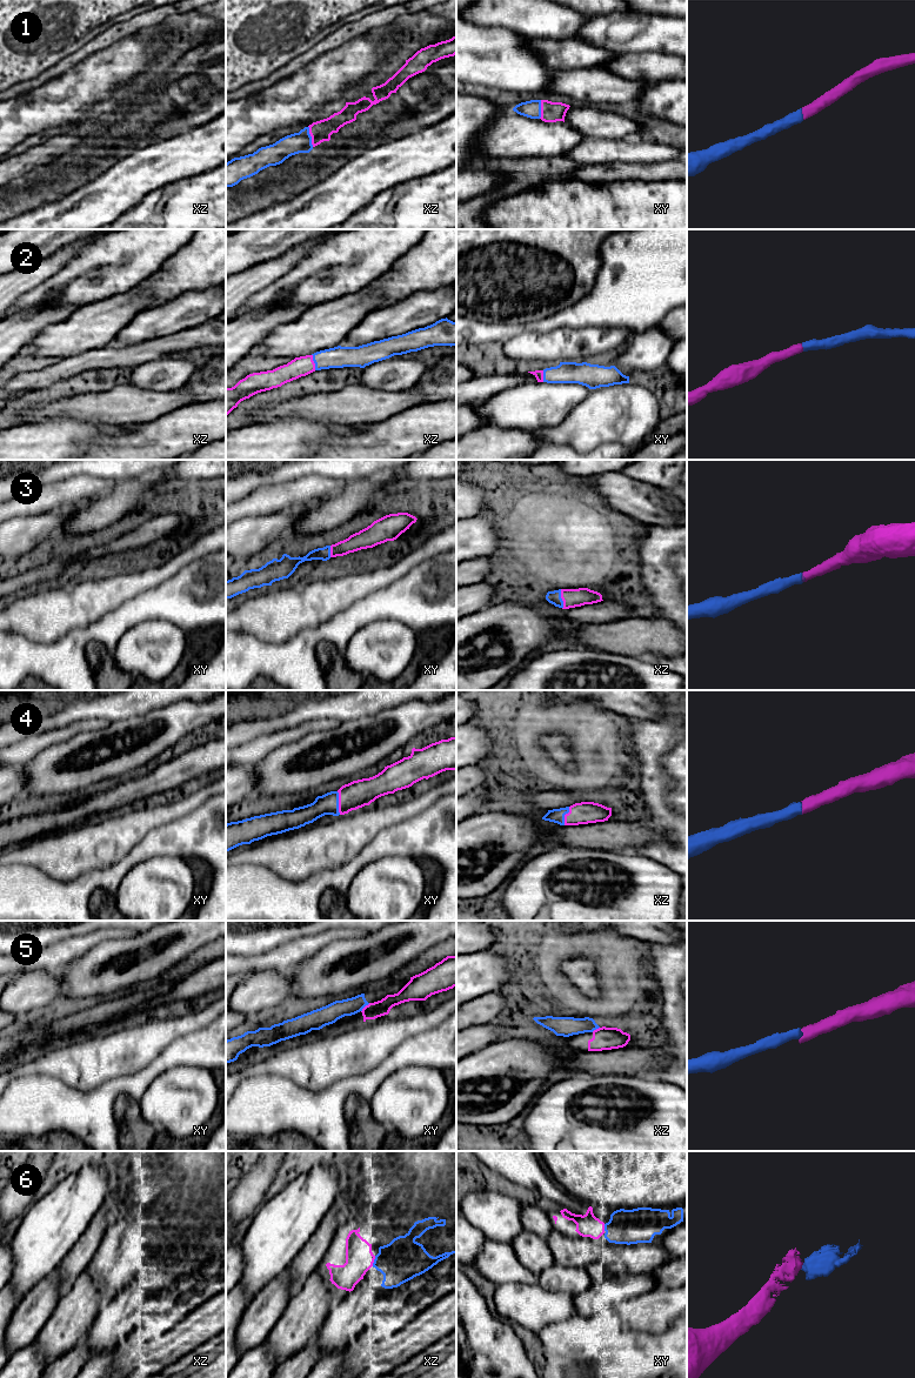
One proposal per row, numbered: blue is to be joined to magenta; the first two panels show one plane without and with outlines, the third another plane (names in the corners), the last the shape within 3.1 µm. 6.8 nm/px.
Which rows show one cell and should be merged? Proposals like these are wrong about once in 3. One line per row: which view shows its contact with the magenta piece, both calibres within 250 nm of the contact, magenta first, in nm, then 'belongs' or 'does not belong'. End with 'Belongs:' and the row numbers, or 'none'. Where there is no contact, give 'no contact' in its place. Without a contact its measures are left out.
1: contact in xz; calibres 140 and 140 nm; belongs
2: contact in xz; calibres 140 and 150 nm; belongs
3: contact in xz; calibres 130 and 90 nm; belongs
4: contact in xy; calibres 190 and 140 nm; belongs
5: contact in xy; calibres 110 and 130 nm; does not belong
6: contact in xz; calibres 190 and 280 nm; belongs
Belongs: 1, 2, 3, 4, 6

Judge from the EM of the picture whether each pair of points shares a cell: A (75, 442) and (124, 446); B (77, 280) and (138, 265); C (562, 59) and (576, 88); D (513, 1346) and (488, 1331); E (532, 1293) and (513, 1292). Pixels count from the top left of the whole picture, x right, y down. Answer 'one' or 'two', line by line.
A: two
B: one
C: two
D: one
E: one

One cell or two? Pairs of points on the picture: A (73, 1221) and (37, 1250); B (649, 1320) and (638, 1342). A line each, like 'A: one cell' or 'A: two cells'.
A: one cell
B: two cells

